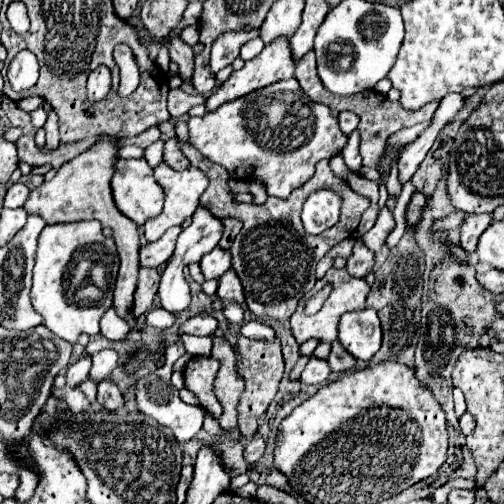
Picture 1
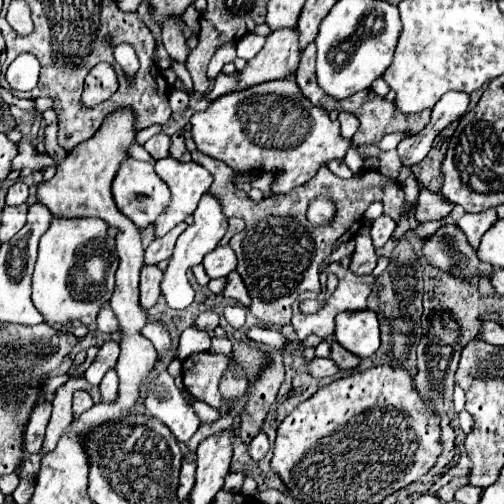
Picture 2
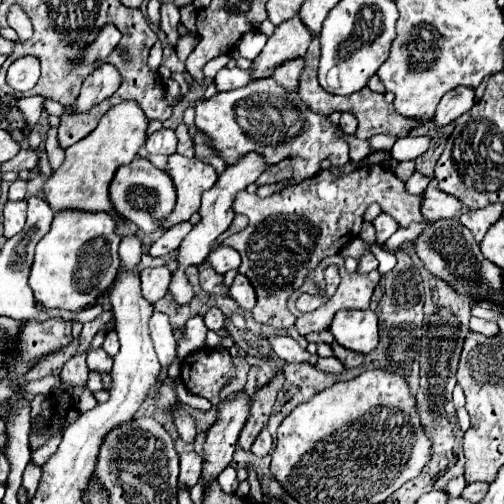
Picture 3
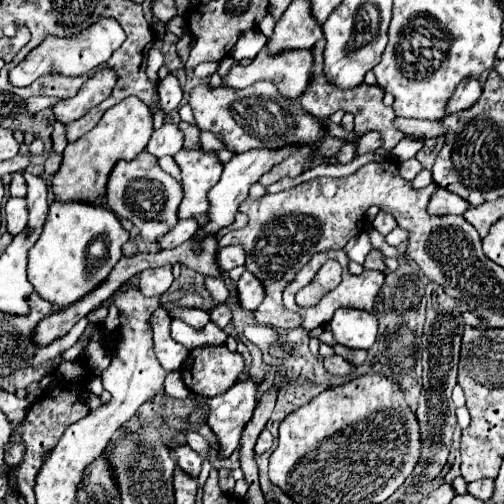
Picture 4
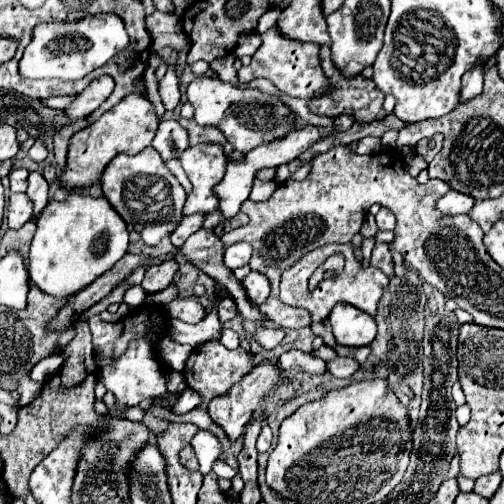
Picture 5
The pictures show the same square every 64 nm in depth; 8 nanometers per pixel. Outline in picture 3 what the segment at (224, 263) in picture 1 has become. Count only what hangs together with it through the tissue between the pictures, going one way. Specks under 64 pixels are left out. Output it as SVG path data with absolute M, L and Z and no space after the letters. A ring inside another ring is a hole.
M218 246L206 256L206 264L214 268L216 274L226 274L228 270L240 266L240 254L234 252L234 248L230 246Z

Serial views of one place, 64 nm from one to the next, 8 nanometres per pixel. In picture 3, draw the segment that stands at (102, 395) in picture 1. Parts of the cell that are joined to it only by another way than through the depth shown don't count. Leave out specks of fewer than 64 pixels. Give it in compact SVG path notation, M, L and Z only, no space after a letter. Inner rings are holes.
M100 347L96 350L87 351L86 362L89 370L100 372L102 382L104 382L104 390L108 392L108 388L110 388L111 384L110 371L113 366L112 358Z

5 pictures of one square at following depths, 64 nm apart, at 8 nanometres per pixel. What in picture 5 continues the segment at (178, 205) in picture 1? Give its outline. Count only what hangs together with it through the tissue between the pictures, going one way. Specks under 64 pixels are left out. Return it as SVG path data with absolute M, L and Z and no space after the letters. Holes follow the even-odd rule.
M198 144L180 154L180 164L192 182L192 192L184 204L184 216L208 214L218 208L214 186L226 172L226 156L220 144Z

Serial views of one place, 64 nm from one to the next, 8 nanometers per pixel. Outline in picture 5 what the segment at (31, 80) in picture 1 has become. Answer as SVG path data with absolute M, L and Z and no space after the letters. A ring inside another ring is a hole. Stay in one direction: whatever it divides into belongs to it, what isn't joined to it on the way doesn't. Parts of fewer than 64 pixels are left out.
M116 14L86 16L74 24L40 24L34 30L34 38L24 50L18 72L22 78L58 78L58 80L80 80L94 68L104 66L120 50L130 44L124 22Z

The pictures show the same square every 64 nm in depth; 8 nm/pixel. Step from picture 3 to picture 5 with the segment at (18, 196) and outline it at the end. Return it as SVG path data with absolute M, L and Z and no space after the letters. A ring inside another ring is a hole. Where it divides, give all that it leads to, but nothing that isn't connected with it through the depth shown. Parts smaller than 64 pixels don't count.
M14 168L8 178L10 178L10 192L26 192L26 186L28 186L26 168Z

